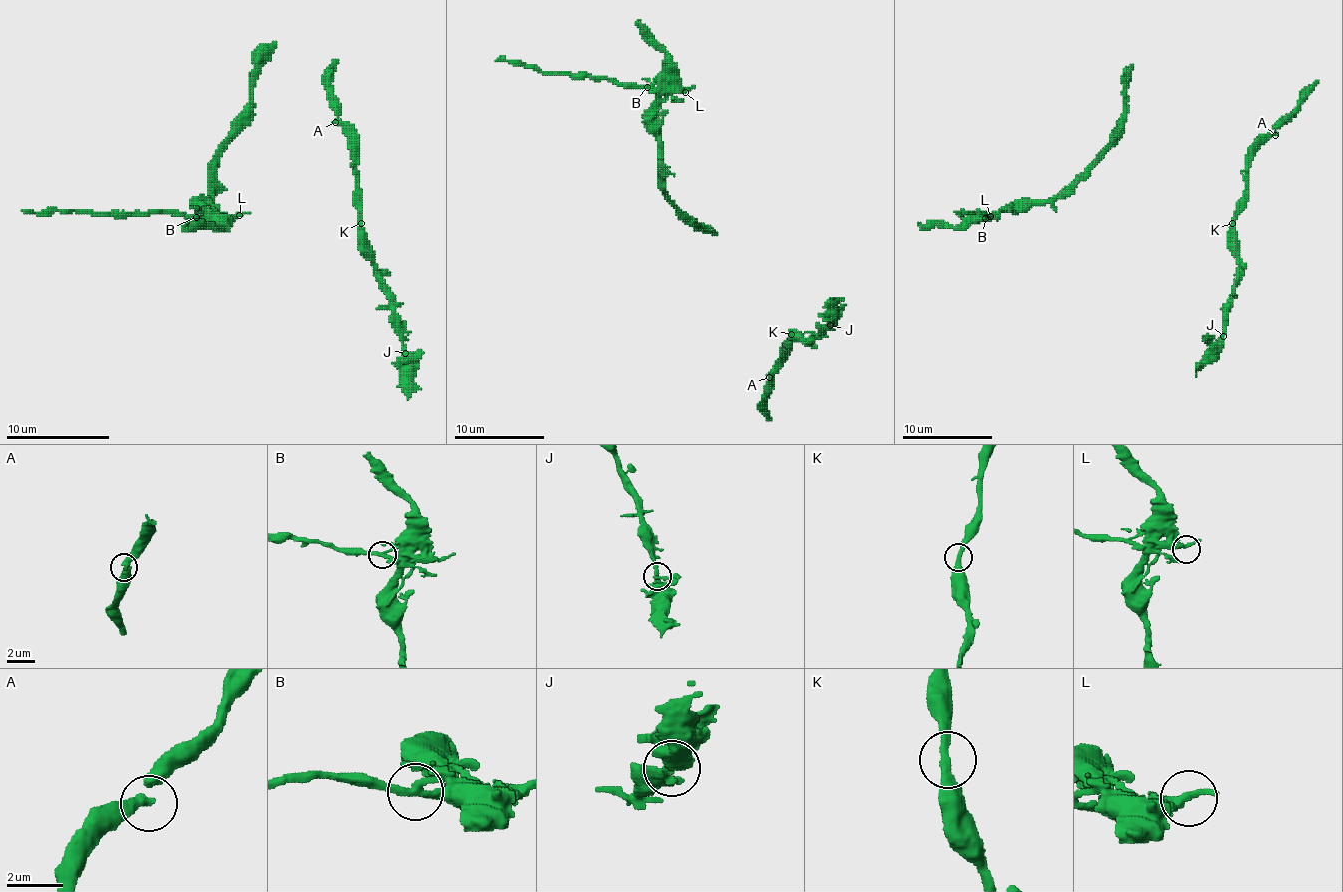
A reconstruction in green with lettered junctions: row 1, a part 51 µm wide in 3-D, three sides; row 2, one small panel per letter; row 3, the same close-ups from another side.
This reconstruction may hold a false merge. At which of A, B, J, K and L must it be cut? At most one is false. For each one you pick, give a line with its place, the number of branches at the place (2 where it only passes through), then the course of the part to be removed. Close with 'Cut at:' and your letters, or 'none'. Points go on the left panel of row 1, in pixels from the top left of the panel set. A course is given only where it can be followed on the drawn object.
B: Place: (196, 217). Branches: 2. Course of the part to remove: (195, 218), (149, 213), (22, 210)
Cut at: B

